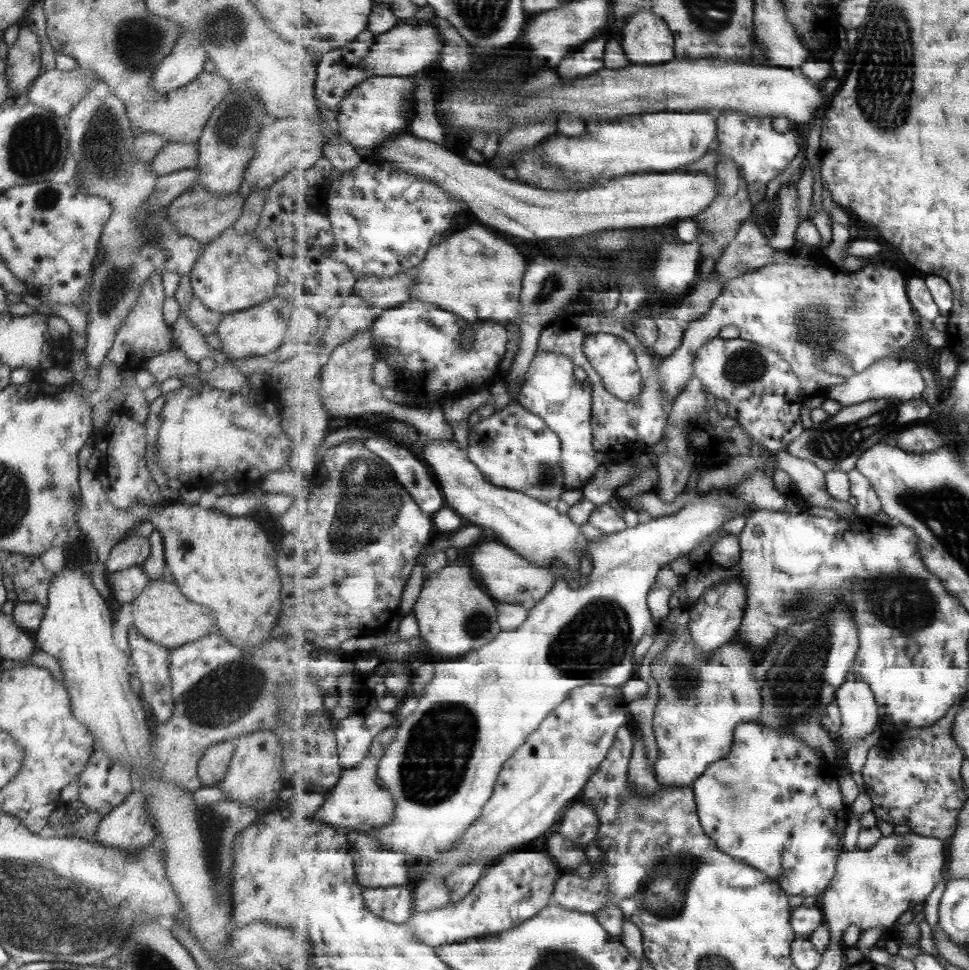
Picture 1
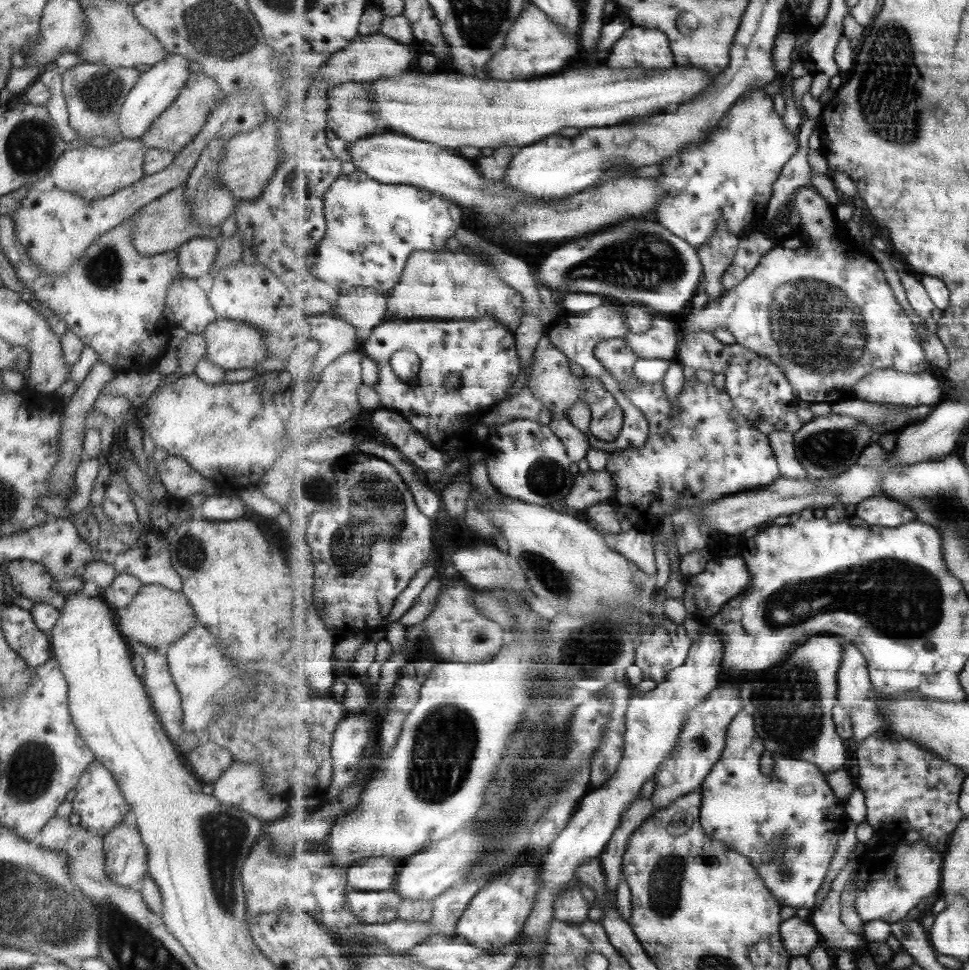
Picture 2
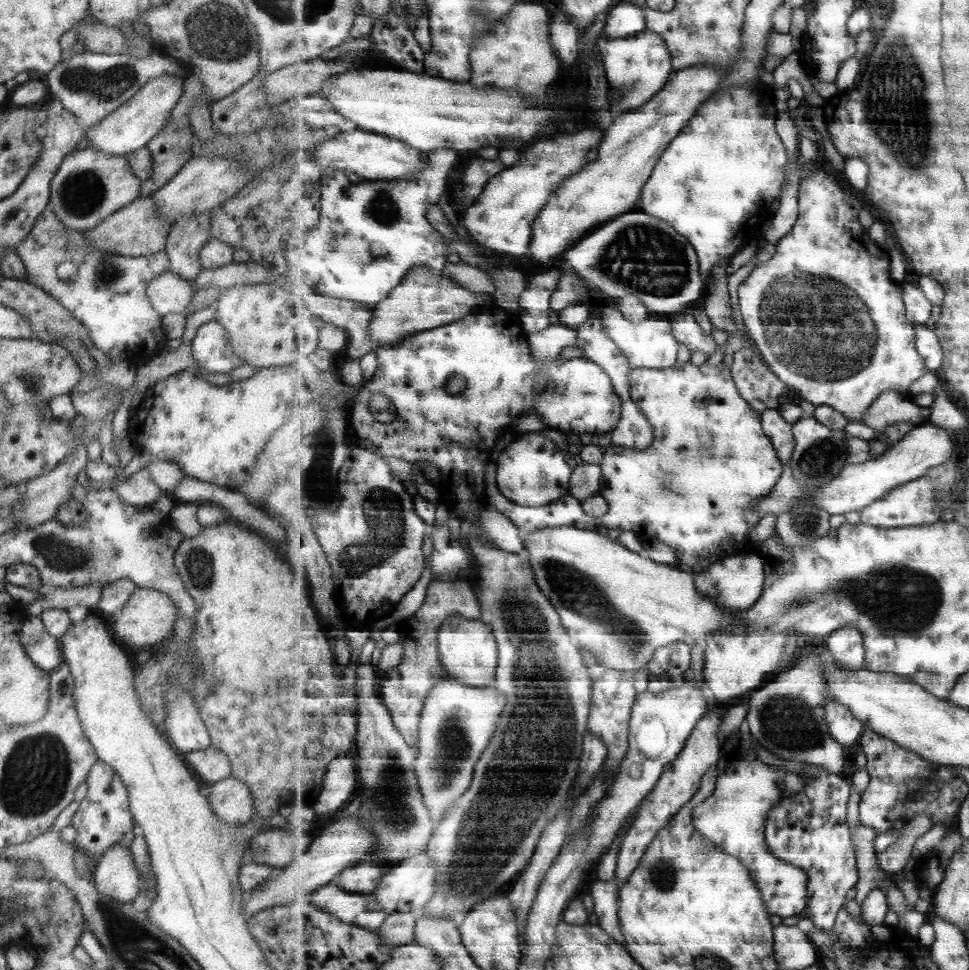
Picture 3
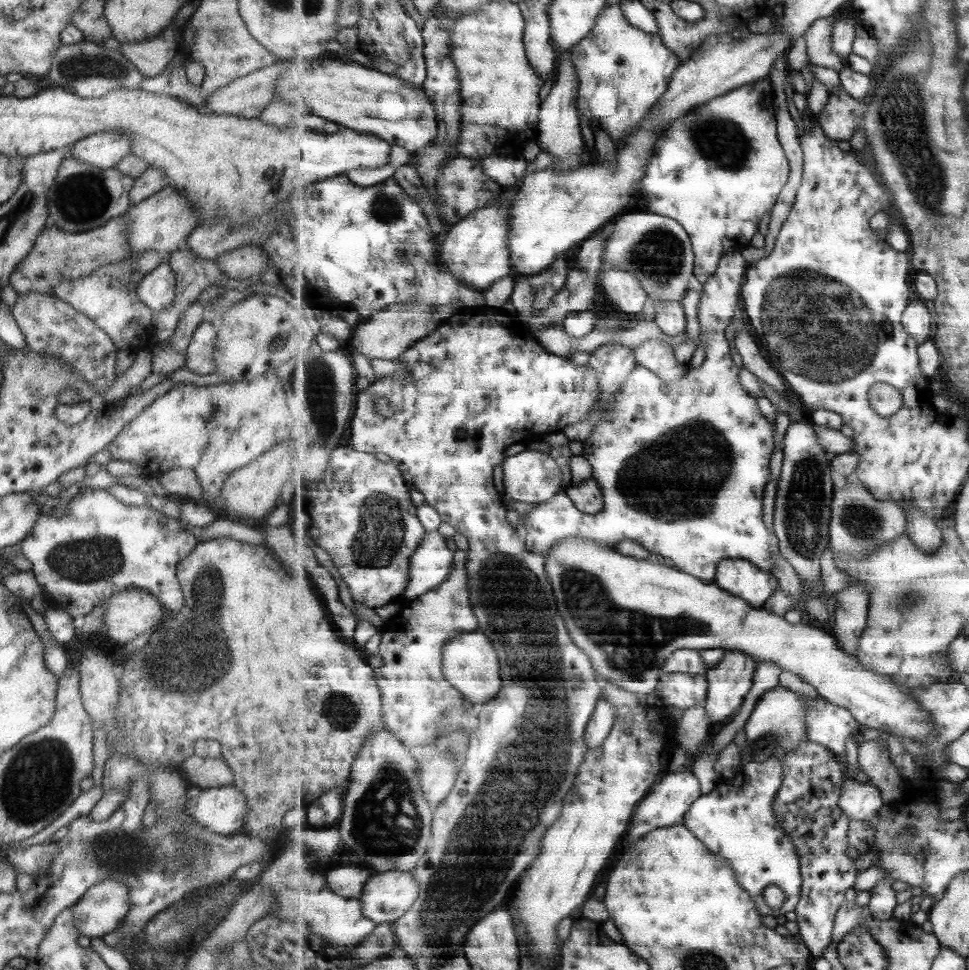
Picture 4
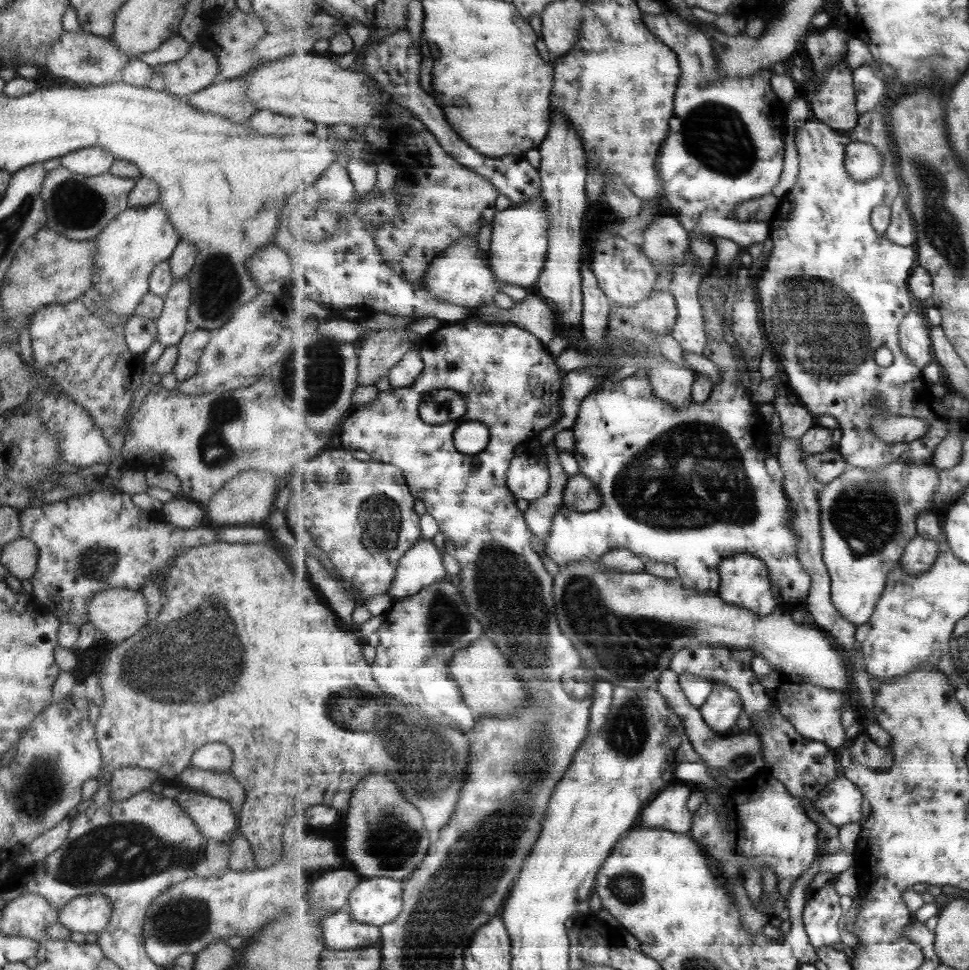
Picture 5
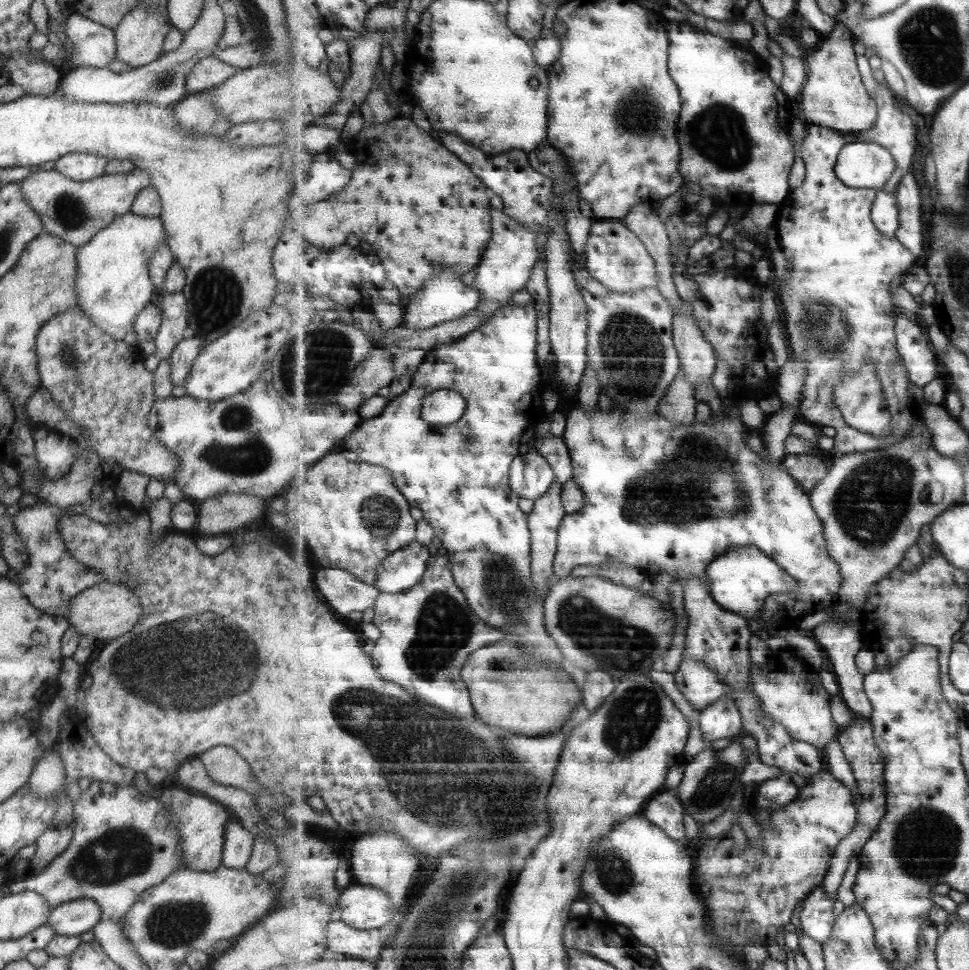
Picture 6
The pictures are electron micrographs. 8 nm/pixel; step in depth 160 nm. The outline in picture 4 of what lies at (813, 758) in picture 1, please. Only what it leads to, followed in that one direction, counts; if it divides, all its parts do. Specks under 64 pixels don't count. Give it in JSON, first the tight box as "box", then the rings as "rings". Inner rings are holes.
{"box":[683,761,803,916],"rings":[[[776,761],[764,766],[740,766],[732,779],[735,780],[733,784],[718,781],[719,786],[713,788],[711,796],[699,798],[691,805],[683,822],[697,838],[706,843],[713,854],[730,862],[743,890],[751,895],[763,916],[785,916],[787,912],[793,912],[799,904],[803,889],[801,861],[795,845],[789,840],[790,836],[781,836],[785,834],[784,828],[779,828],[771,810],[771,802],[775,800],[785,775],[782,766],[777,765]],[[715,792],[719,792],[719,798],[725,800],[715,800]],[[767,886],[783,890],[786,899],[779,909],[770,908],[765,903],[763,892]]]}

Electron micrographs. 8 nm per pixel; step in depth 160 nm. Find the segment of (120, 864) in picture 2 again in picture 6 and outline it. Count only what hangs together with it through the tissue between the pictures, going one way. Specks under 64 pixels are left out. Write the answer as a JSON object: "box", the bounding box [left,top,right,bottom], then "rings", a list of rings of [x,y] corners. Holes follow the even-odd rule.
{"box":[46,898,100,936],"rings":[[[79,898],[52,907],[46,922],[54,934],[77,936],[99,925],[100,914],[100,906],[94,900]]]}

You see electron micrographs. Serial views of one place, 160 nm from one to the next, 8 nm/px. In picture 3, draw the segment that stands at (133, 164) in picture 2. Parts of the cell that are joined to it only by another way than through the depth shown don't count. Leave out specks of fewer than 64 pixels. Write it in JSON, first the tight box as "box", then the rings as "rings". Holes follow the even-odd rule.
{"box":[48,146,140,231],"rings":[[[85,146],[83,150],[69,152],[59,162],[55,176],[50,180],[48,205],[63,226],[76,231],[91,230],[104,218],[138,198],[140,181],[131,172],[125,155],[109,156]]]}

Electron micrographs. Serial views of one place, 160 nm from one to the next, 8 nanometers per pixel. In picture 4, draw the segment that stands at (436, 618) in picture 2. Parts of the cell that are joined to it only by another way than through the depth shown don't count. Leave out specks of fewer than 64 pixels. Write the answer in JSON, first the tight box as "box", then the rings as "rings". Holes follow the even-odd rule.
{"box":[443,630,503,704],"rings":[[[480,630],[471,634],[461,634],[451,642],[447,642],[446,648],[447,650],[443,650],[443,673],[451,685],[465,694],[467,700],[475,704],[486,703],[499,694],[503,686],[502,670],[495,646],[487,634],[483,634]]]}

